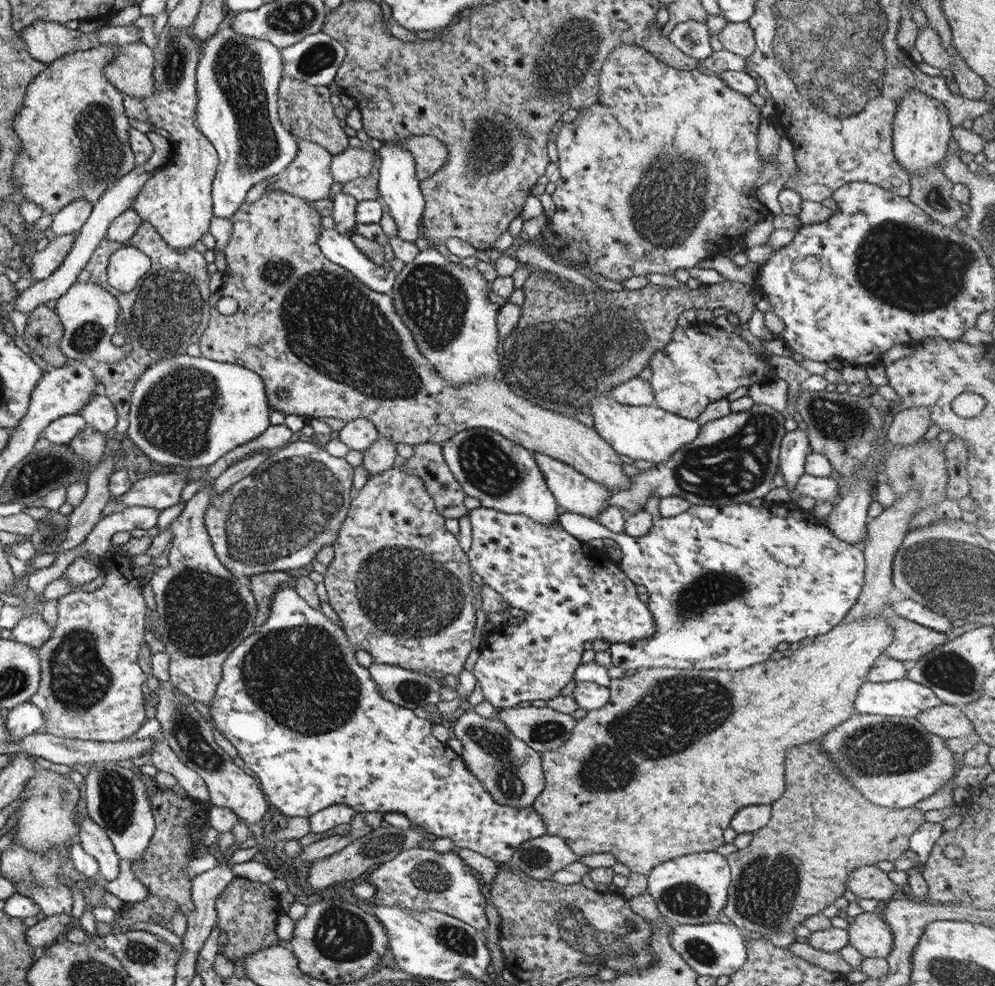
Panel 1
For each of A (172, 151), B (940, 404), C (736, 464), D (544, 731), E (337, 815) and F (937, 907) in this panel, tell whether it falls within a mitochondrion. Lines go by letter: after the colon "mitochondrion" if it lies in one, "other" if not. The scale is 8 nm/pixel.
A: other
B: other
C: mitochondrion
D: mitochondrion
E: other
F: other

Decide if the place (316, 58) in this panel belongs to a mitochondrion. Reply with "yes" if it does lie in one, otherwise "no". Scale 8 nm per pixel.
yes

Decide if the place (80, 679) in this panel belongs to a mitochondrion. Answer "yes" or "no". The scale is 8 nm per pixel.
yes

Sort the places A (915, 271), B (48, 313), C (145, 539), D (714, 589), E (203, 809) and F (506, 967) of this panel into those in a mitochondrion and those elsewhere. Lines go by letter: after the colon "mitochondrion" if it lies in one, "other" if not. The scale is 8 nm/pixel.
A: mitochondrion
B: other
C: other
D: mitochondrion
E: other
F: other

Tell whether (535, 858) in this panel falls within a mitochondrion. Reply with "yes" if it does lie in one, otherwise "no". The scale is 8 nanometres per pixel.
yes

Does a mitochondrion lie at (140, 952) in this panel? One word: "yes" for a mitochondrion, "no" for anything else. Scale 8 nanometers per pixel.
yes

